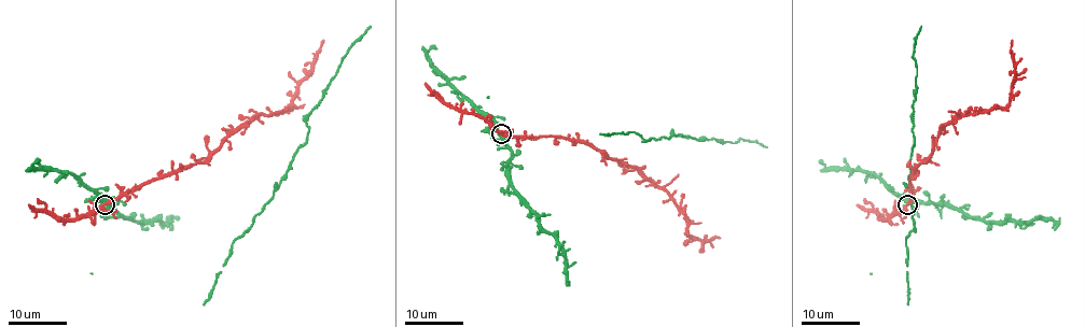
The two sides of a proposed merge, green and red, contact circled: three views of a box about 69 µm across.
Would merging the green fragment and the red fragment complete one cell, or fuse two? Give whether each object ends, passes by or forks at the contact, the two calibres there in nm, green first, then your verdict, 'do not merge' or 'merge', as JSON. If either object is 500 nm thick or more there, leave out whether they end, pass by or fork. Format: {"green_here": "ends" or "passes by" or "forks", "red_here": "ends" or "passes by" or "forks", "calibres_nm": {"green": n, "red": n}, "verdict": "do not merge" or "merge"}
{"green_here": "forks", "red_here": "forks", "calibres_nm": {"green": 360, "red": 280}, "verdict": "merge"}

